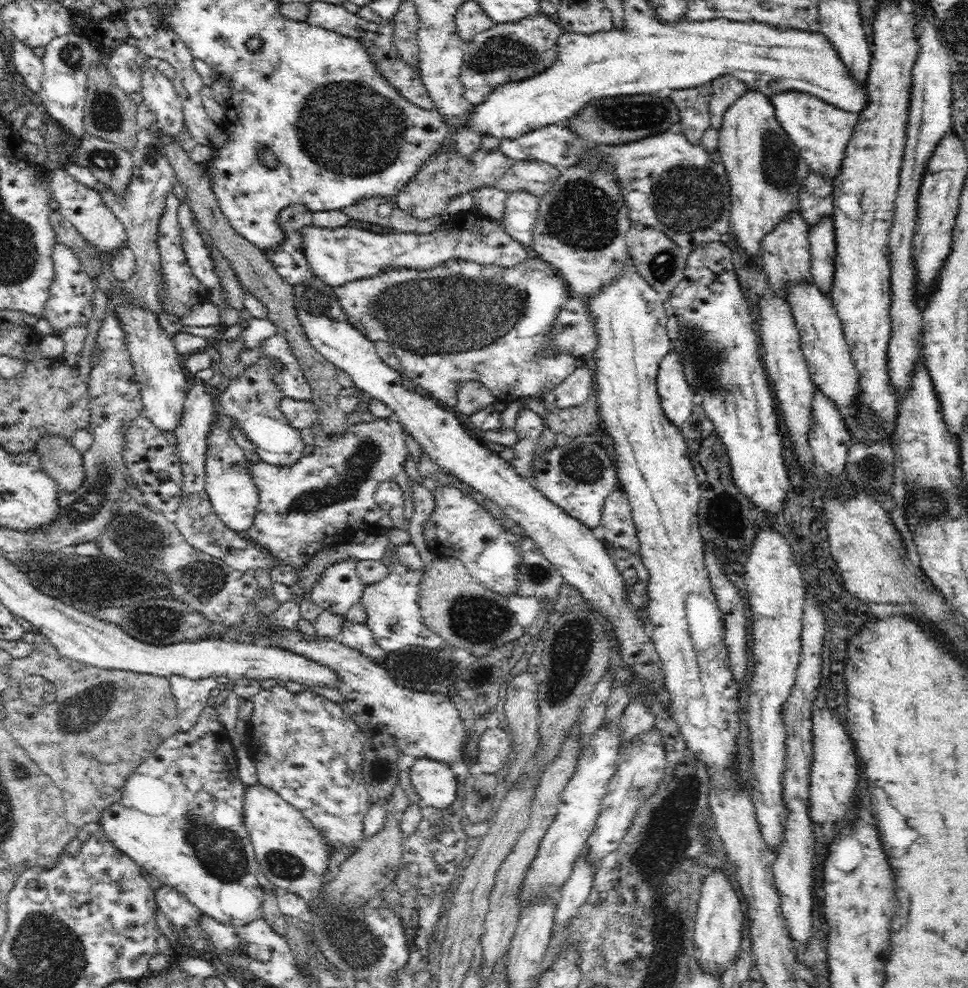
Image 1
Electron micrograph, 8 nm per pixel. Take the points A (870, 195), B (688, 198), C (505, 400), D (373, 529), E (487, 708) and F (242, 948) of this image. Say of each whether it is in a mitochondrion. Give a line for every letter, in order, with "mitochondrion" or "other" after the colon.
A: other
B: mitochondrion
C: other
D: other
E: other
F: mitochondrion

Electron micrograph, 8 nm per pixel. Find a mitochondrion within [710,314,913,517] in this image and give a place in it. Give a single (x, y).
(871, 467)

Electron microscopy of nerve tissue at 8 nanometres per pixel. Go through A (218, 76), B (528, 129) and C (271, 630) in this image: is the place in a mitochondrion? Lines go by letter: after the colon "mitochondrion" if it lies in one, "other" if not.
A: other
B: other
C: other

